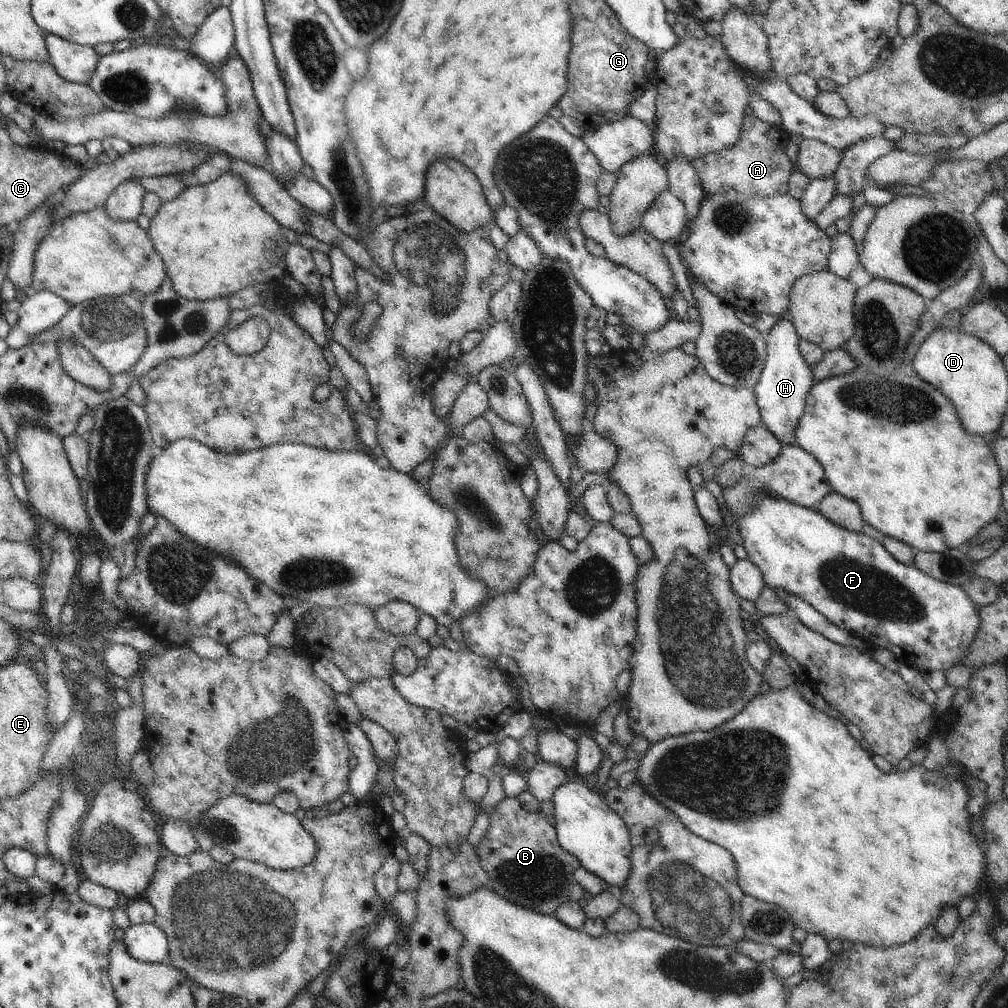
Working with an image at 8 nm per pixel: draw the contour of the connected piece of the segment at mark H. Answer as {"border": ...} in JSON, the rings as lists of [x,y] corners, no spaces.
{"border":[[[786,318],[780,320],[767,337],[767,359],[760,380],[755,386],[756,402],[762,424],[781,442],[782,446],[796,445],[796,427],[805,411],[807,394],[814,385],[812,369],[799,351],[800,337]]]}

